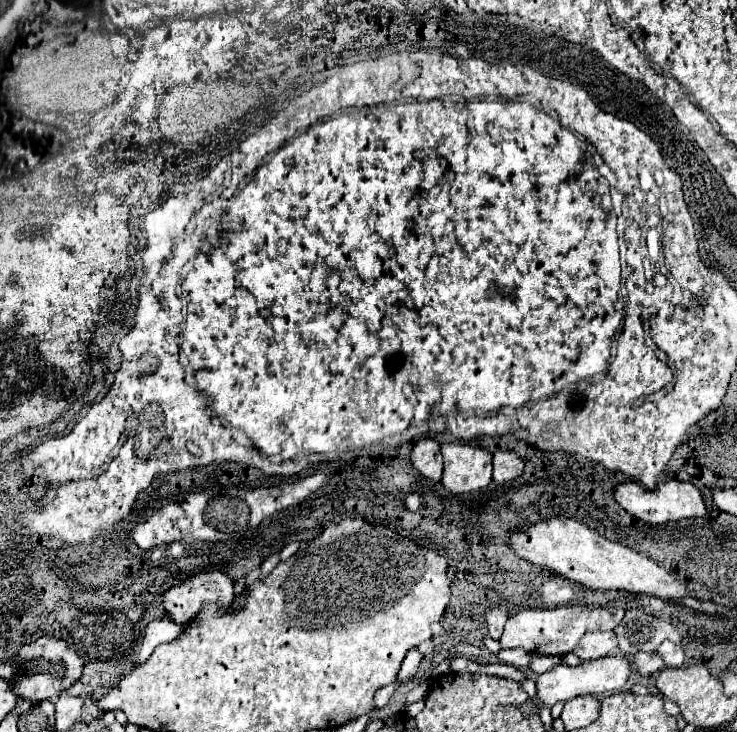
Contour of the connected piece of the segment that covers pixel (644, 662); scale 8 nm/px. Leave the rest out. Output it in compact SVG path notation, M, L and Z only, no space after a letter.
M651 651L651 653L637 653L633 657L633 667L641 675L649 675L649 673L655 673L659 669L665 669L665 663L657 651Z

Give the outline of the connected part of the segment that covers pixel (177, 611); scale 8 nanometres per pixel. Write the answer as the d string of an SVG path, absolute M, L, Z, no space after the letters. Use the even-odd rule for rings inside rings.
M201 571L165 591L161 603L175 623L185 625L207 603L219 601L227 609L233 597L233 579L225 571Z

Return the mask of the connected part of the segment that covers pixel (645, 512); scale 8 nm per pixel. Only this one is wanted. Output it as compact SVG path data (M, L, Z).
M677 479L663 481L653 491L643 489L639 483L625 481L625 483L615 485L615 499L625 511L635 515L637 519L645 523L655 523L655 525L665 525L669 521L679 521L687 517L705 517L707 513L699 489L689 481L677 481Z

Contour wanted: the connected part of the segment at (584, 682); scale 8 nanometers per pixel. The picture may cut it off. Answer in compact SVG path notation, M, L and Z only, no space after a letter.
M625 655L619 657L603 657L603 659L591 659L585 661L579 667L567 667L567 665L557 665L551 671L545 671L539 675L537 679L537 689L539 689L539 697L531 699L527 705L523 705L523 713L531 715L535 711L541 709L541 705L549 705L553 707L557 701L569 701L577 695L609 695L609 693L619 693L623 689L623 685L629 681L631 677L631 661Z

